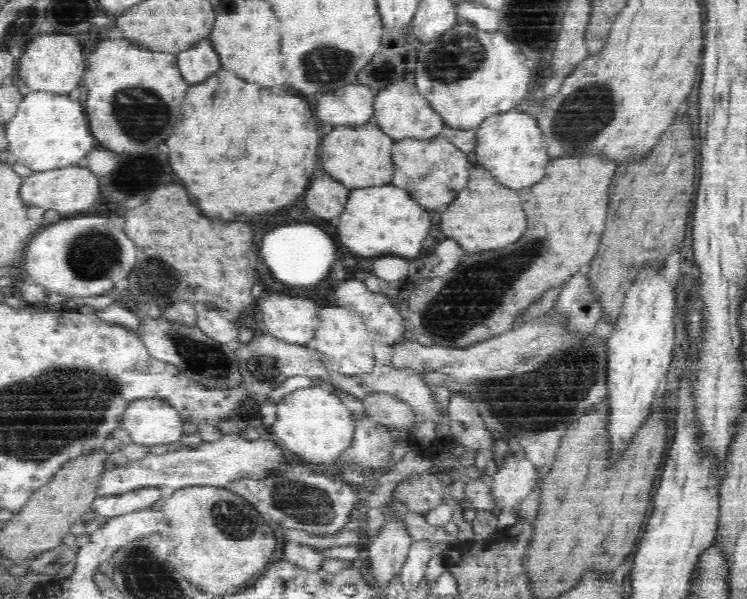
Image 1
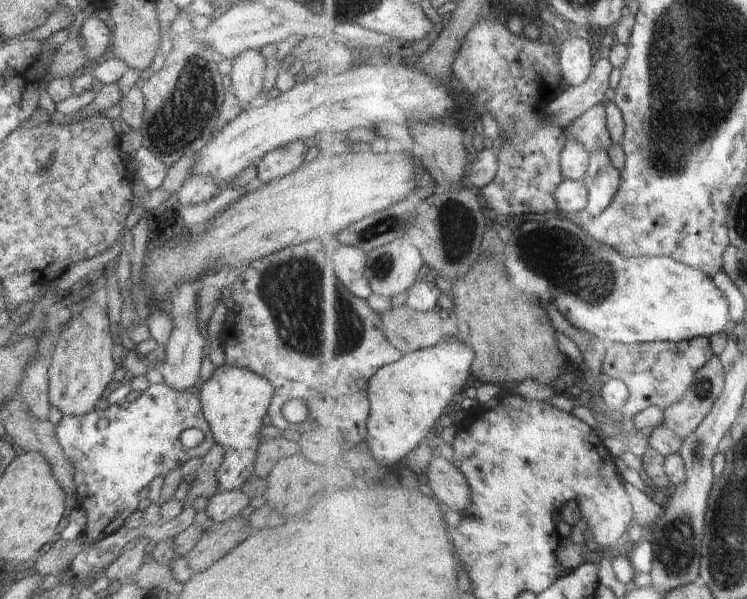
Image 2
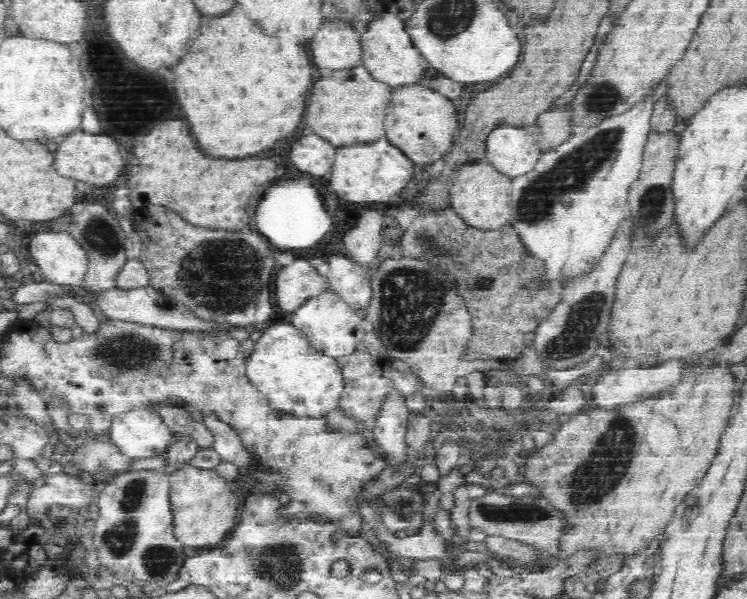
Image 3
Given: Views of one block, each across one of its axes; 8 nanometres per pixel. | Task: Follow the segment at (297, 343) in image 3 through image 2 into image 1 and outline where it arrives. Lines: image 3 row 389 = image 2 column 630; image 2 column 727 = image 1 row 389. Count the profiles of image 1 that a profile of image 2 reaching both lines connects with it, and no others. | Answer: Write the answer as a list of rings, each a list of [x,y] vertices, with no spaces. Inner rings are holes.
[[[304,386],[288,392],[276,405],[277,420],[272,424],[274,438],[305,461],[331,461],[350,442],[354,420],[340,396],[330,390]]]

